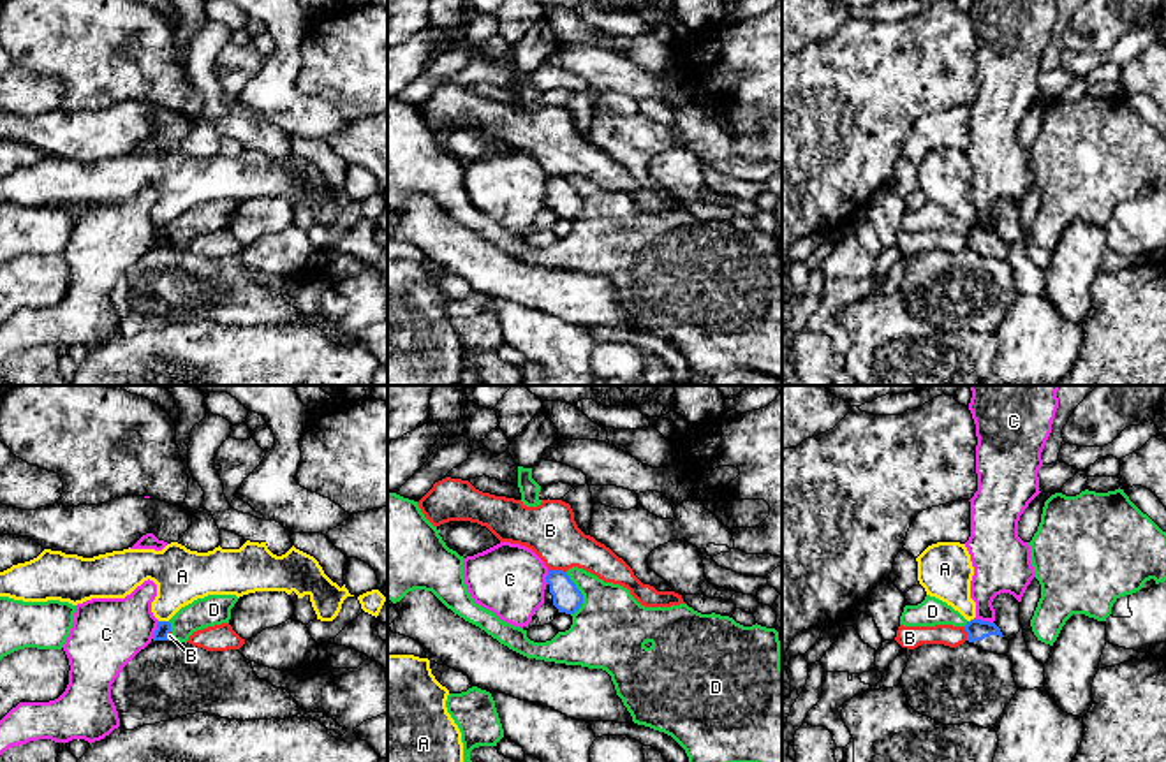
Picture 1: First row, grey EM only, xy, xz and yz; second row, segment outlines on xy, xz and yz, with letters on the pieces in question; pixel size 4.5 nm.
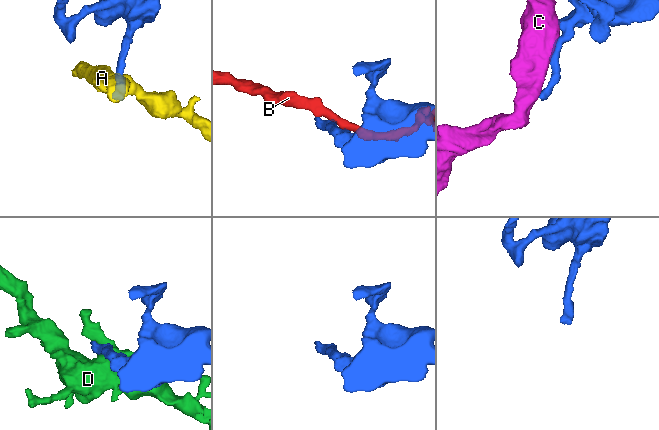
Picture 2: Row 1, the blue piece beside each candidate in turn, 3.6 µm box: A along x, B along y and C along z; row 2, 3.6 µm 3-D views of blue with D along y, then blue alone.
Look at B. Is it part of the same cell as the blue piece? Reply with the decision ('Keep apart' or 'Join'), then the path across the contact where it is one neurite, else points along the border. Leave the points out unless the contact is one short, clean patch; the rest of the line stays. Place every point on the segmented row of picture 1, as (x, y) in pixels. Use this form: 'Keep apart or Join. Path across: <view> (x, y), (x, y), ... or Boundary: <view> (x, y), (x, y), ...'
Keep apart. Boundary: xz (548, 569), (562, 569), (566, 572)

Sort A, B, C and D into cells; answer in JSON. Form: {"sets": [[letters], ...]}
{"sets": [["A"], ["B"], ["C"], ["D"]]}

